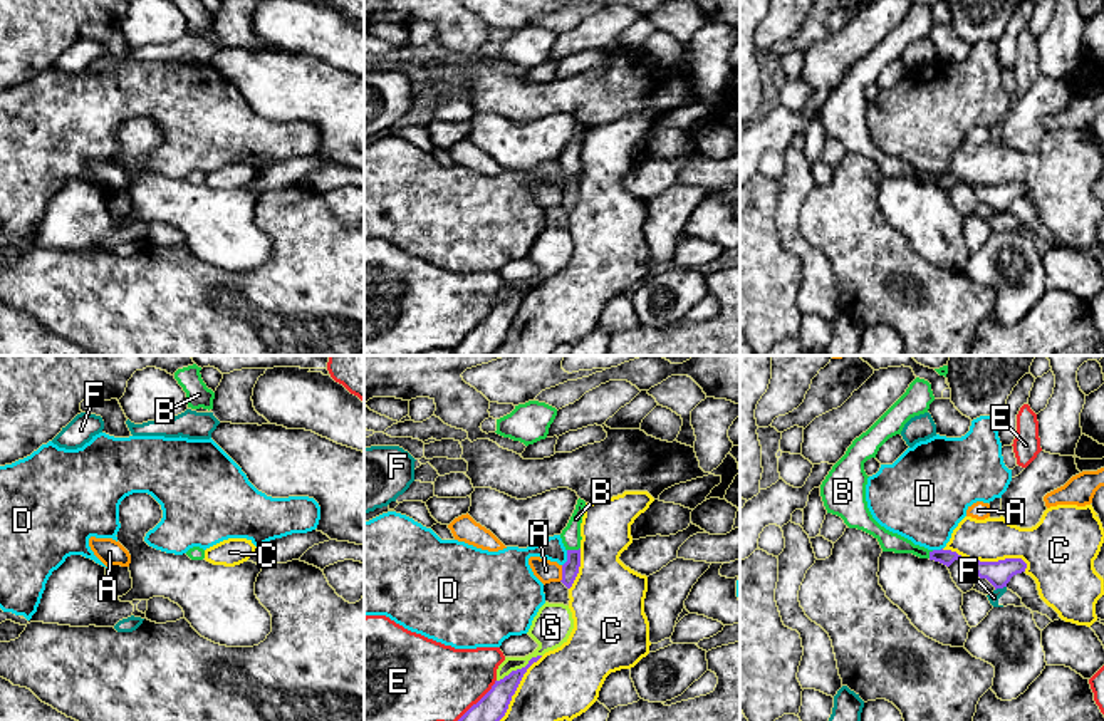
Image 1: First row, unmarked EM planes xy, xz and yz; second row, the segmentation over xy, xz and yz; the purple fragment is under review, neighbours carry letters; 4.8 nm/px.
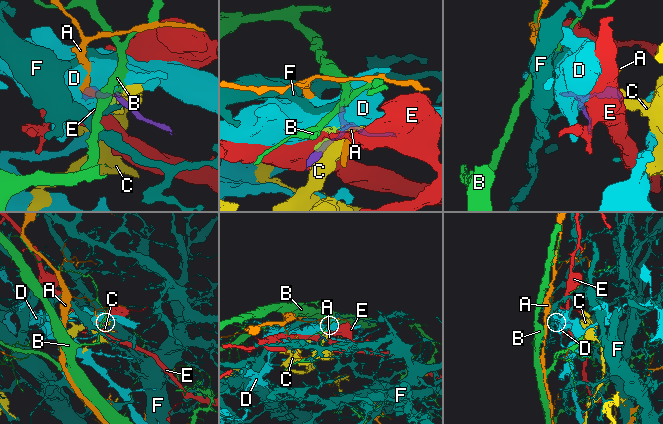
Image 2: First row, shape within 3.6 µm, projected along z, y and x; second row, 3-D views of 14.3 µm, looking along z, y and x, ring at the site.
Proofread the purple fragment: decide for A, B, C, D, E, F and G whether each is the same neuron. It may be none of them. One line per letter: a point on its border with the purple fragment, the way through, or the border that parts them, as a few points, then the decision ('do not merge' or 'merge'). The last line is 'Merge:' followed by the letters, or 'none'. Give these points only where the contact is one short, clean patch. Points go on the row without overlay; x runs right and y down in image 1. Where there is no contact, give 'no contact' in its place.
A: meets purple in xz at (562, 198); border along xz (562, 190), (562, 202), (559, 205); do not merge
B: meets purple in xz at (572, 175); runs through xz (571, 191), (572, 175), (571, 161); merge
C: meets purple in xz at (514, 317); do not merge
D: meets purple in xz at (567, 183); border along xz (567, 175), (567, 185), (562, 190); do not merge
E: meets purple in xz at (477, 327); border along xz (495, 304), (452, 349); do not merge
F: meets purple in yz at (1000, 212); border along yz (1005, 210), (995, 215); do not merge
G: meets purple in xz at (519, 294); do not merge
Merge: B

